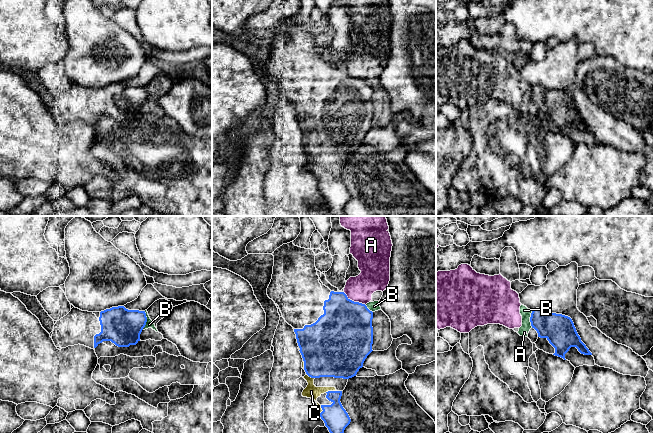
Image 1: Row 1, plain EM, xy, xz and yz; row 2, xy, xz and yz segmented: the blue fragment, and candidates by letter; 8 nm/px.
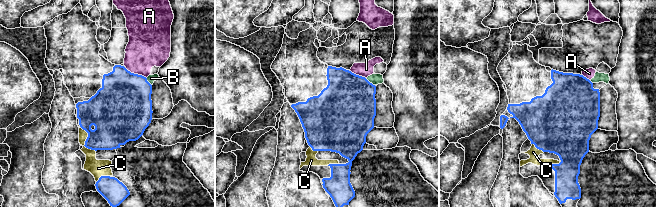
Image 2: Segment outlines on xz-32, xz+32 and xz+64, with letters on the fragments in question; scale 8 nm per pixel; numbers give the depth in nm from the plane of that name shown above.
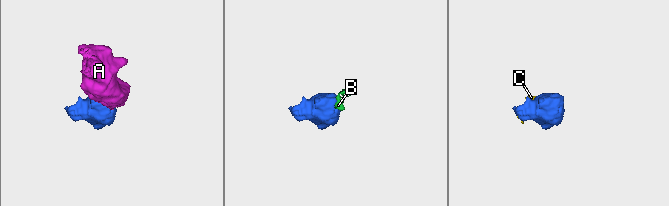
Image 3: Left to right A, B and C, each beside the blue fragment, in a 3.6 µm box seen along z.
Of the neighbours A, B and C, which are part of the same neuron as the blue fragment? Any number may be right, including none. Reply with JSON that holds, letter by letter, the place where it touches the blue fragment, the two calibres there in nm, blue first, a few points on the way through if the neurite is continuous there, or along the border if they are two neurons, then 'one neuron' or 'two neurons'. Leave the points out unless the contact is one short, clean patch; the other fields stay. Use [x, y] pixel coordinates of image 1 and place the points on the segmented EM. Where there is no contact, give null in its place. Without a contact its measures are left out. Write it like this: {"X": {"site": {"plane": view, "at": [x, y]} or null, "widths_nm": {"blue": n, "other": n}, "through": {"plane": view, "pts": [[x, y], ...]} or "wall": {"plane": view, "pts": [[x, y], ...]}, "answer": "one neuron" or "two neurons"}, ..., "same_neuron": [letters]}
{"A": {"site": {"plane": "xz", "at": [353, 301]}, "widths_nm": {"blue": 440, "other": 220}, "wall": {"plane": "xz", "pts": [[343, 292], [350, 299], [365, 305]]}, "answer": "two neurons"}, "B": {"site": {"plane": "xy", "at": [146, 320]}, "widths_nm": {"blue": 300, "other": 60}, "wall": {"plane": "xy", "pts": [[145, 311], [146, 324], [142, 329]]}, "answer": "two neurons"}, "C": {"site": {"plane": "xz", "at": [330, 391]}, "widths_nm": {"blue": 200, "other": 110}, "answer": "one neuron"}, "same_neuron": ["C"]}

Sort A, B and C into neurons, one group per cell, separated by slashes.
A B / C

